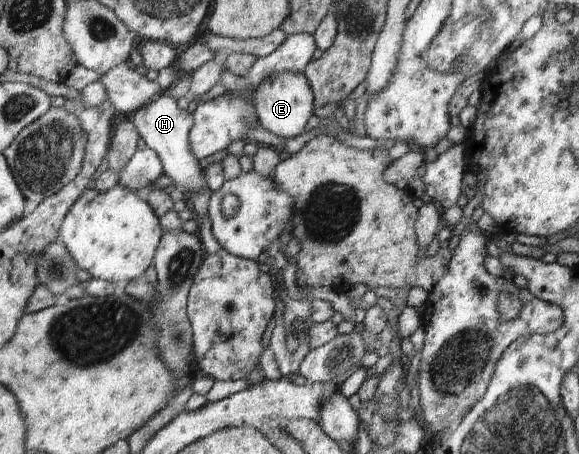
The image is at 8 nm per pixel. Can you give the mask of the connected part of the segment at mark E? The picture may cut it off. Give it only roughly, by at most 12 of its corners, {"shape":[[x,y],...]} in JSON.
{"shape":[[303,73],[258,86],[259,125],[282,138],[305,132],[314,94]]}

